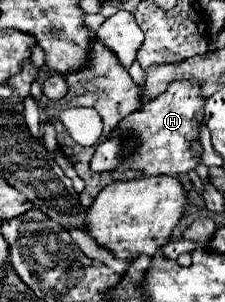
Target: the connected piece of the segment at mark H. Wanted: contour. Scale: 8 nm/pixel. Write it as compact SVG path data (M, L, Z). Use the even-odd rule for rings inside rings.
M190 80L174 82L168 86L168 90L164 94L146 102L142 110L126 116L122 120L120 128L114 132L114 136L96 146L90 168L96 172L104 172L104 170L110 172L120 162L126 160L130 166L144 172L144 176L186 174L200 164L200 156L196 156L192 152L192 144L200 140L198 128L202 124L204 124L204 98L200 94L200 84L190 82ZM126 134L132 134L134 142L138 144L136 152L128 154L128 156L124 156L124 152L122 152L122 142L124 142Z

